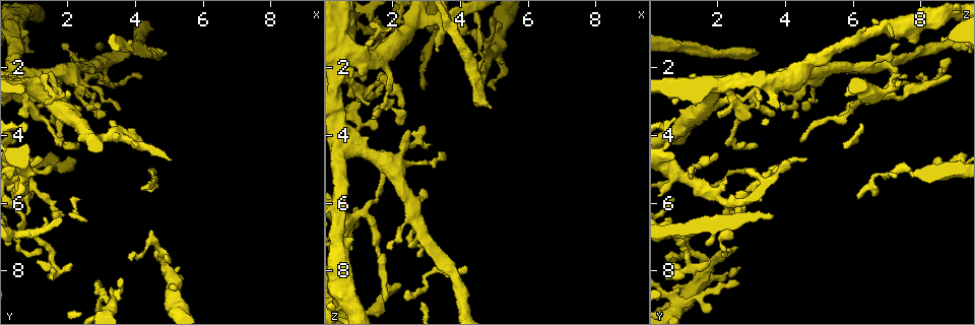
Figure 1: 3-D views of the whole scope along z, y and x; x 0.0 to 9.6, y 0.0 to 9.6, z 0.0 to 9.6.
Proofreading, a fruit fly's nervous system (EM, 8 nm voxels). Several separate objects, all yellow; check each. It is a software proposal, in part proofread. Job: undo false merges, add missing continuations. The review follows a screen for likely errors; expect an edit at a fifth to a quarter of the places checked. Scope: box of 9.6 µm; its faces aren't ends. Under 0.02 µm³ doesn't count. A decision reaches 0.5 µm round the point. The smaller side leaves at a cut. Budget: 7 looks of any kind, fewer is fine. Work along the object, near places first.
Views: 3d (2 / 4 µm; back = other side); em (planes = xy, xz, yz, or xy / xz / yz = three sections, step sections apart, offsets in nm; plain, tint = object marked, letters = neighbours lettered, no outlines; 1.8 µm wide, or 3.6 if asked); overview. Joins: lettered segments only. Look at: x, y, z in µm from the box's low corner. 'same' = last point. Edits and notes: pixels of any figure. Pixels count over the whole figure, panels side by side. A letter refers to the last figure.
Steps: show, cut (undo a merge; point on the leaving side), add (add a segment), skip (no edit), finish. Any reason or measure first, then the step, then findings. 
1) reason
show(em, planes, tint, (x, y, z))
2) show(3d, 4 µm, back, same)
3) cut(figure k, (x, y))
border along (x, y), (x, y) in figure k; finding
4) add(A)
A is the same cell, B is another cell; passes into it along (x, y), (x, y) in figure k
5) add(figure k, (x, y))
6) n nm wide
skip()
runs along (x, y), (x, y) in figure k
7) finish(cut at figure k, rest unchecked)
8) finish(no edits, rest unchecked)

thin end
show(em, planes, letters, (1.75, 4.15, 4.50))

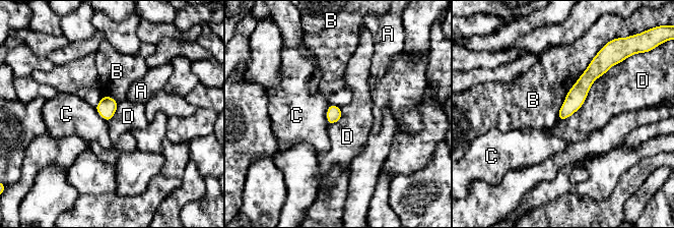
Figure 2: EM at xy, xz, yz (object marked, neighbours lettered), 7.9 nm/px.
D touches over 650 nm
skip()
A, B, C and D are other cells; none of them fits

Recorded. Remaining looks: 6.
free end
show(em, xy, step 4, letters, (2.25, 4.75, 8.40))

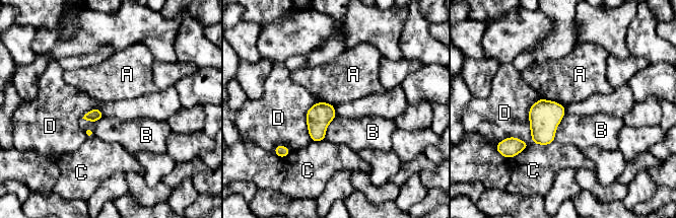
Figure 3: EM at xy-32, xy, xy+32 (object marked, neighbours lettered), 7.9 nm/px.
show(em, xz, step 16, letters, same)

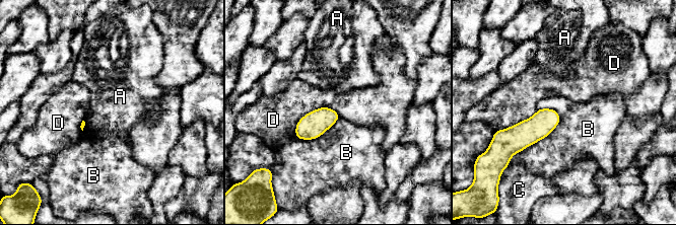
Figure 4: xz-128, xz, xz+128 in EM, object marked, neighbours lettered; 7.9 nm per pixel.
skip()
A, B, C and D are other cells; none of them fits

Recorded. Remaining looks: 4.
a narrow waist
show(em, xz, step 16, letters, (0.80, 5.15, 6.85))

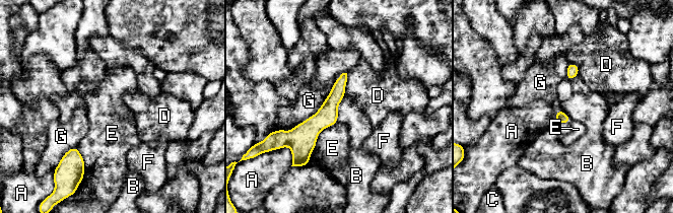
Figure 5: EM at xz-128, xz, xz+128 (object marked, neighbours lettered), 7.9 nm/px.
skip()
A, B, C, D, E, F and G are other cells; runs along (344, 75), (305, 135), (305, 156) in figure 5; continuous, no second neuron

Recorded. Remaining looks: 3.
finish(no edits, rest unchecked)

